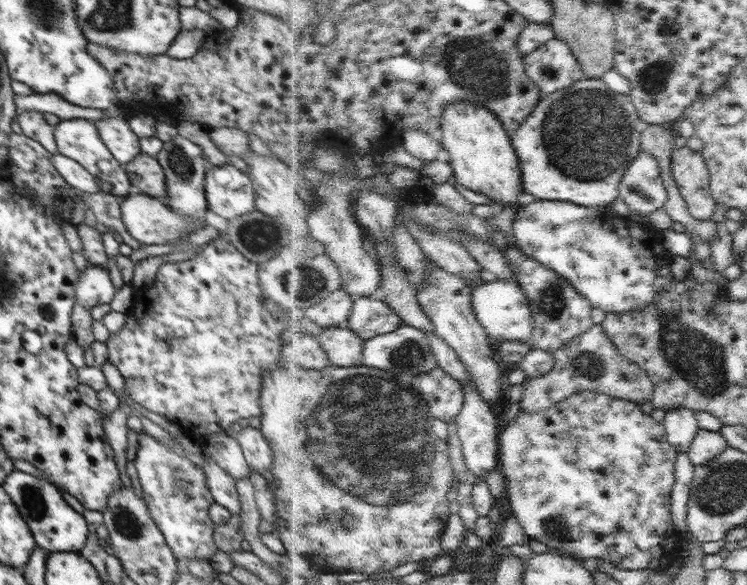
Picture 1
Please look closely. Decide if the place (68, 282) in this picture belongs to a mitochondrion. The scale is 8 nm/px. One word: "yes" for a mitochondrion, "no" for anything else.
no

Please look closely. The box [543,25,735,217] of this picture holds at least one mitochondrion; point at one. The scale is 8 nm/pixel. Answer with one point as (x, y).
(651, 80)

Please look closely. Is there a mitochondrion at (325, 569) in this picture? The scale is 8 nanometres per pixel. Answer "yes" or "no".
no

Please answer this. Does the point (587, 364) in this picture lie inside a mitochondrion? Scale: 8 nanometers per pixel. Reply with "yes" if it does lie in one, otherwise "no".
yes

